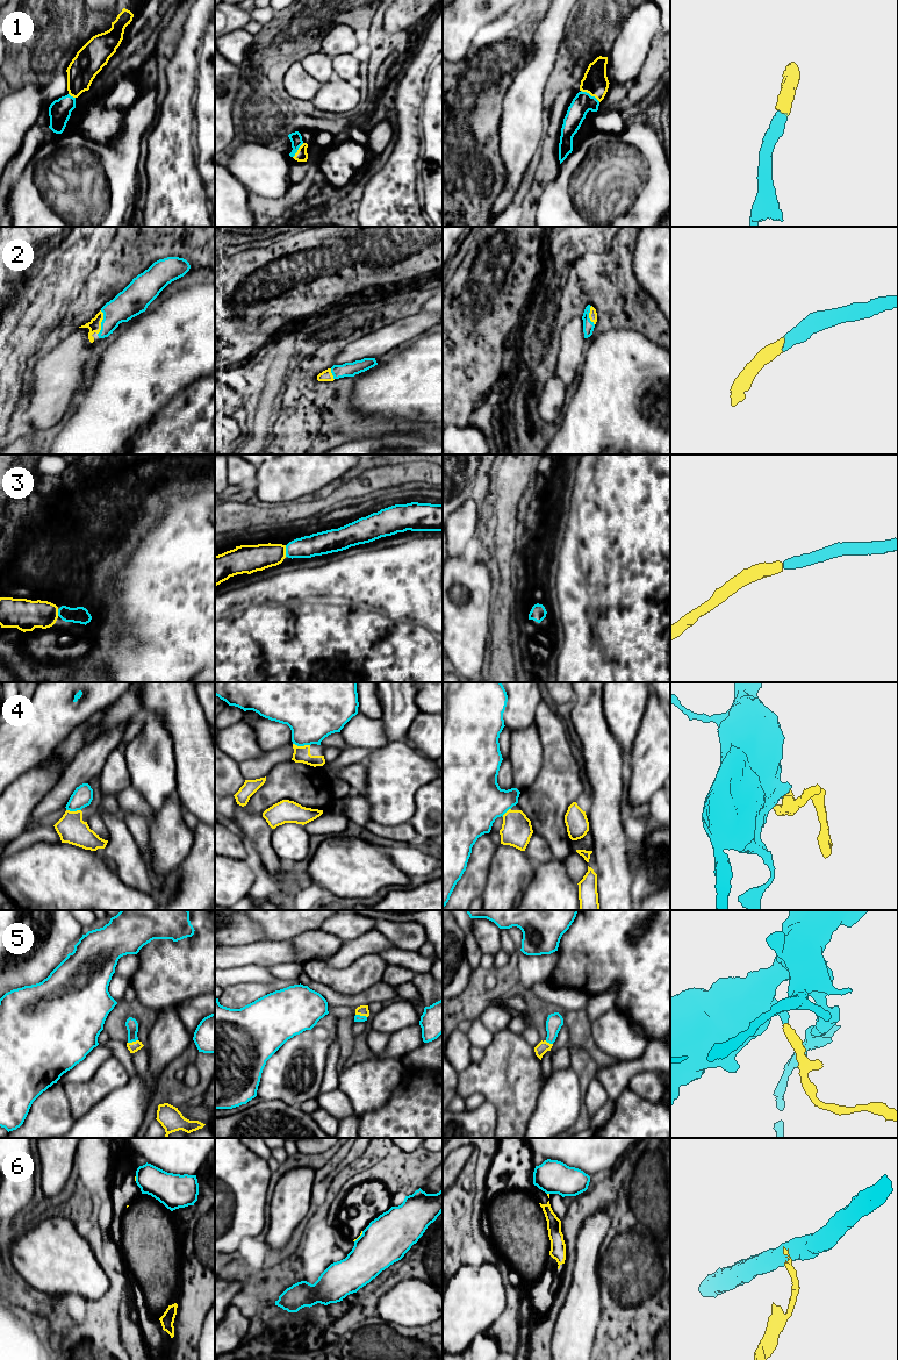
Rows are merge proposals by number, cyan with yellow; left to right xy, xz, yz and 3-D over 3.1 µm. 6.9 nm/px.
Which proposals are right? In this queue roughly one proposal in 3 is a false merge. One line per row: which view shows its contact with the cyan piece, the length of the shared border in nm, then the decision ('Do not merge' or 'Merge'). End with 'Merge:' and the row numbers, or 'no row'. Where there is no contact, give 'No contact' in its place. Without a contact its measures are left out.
1: Touches cyan in yz. Shared border 160 nm. Merge
2: Touches cyan in xy. Shared border 170 nm. Merge
3: Touches cyan in xz. Shared border 80 nm. Merge
4: Touches cyan in xz. Shared border 120 nm. Do not merge
5: Touches cyan in xy. Shared border 80 nm. Merge
6: Touches cyan in xz. Shared border 100 nm. Do not merge
Merge: 1, 2, 3, 5

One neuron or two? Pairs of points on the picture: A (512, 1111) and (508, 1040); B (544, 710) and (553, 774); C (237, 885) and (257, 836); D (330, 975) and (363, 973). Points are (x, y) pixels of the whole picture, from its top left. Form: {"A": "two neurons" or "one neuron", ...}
{"A": "one neuron", "B": "one neuron", "C": "two neurons", "D": "one neuron"}

